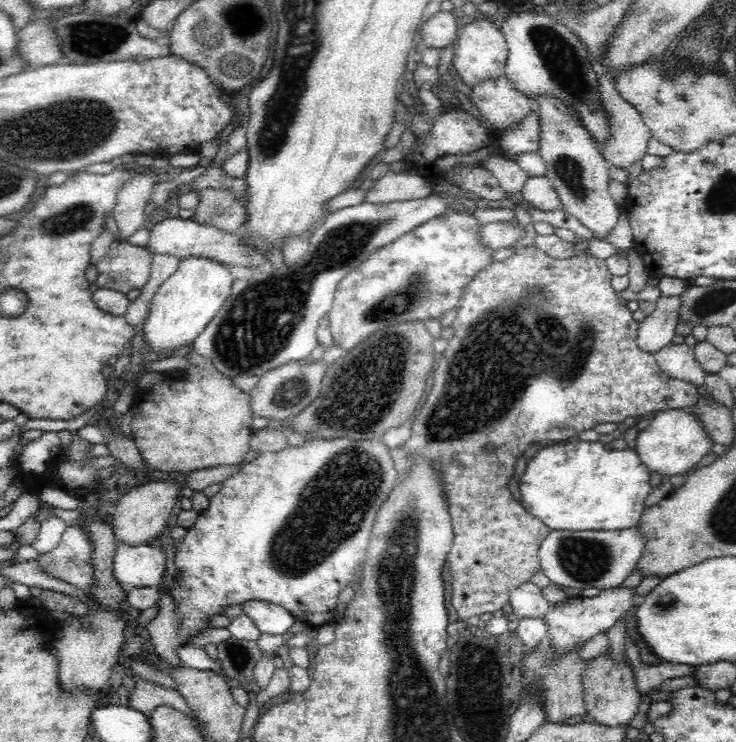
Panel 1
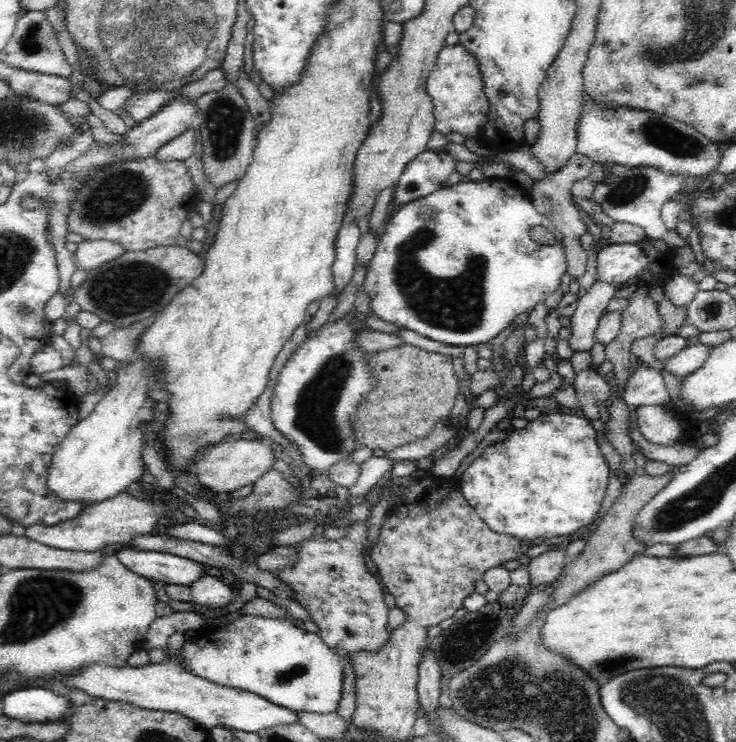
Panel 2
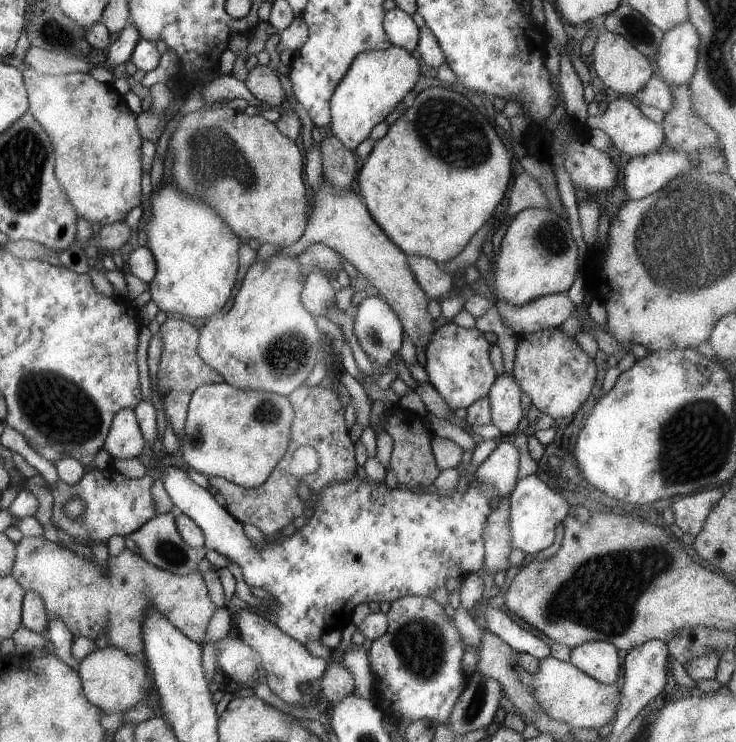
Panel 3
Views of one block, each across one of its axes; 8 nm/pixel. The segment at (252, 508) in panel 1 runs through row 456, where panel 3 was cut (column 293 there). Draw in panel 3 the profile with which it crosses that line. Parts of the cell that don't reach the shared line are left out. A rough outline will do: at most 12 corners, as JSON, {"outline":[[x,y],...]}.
{"outline":[[297,257],[254,261],[196,354],[287,397],[319,362]]}

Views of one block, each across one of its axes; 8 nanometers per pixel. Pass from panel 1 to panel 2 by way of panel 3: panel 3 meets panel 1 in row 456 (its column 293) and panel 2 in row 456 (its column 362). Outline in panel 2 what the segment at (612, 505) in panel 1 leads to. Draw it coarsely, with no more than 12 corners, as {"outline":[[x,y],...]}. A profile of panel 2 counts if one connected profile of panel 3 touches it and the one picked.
{"outline":[[556,409],[458,479],[486,526],[572,534],[609,466],[586,416]]}

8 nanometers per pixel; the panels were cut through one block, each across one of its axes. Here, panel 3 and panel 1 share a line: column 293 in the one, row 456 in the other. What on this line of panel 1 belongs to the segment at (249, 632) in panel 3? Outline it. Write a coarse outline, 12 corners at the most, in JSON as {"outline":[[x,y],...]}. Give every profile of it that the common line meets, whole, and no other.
{"outline":[[656,411],[635,451],[649,471],[694,470],[714,444],[698,415]]}

